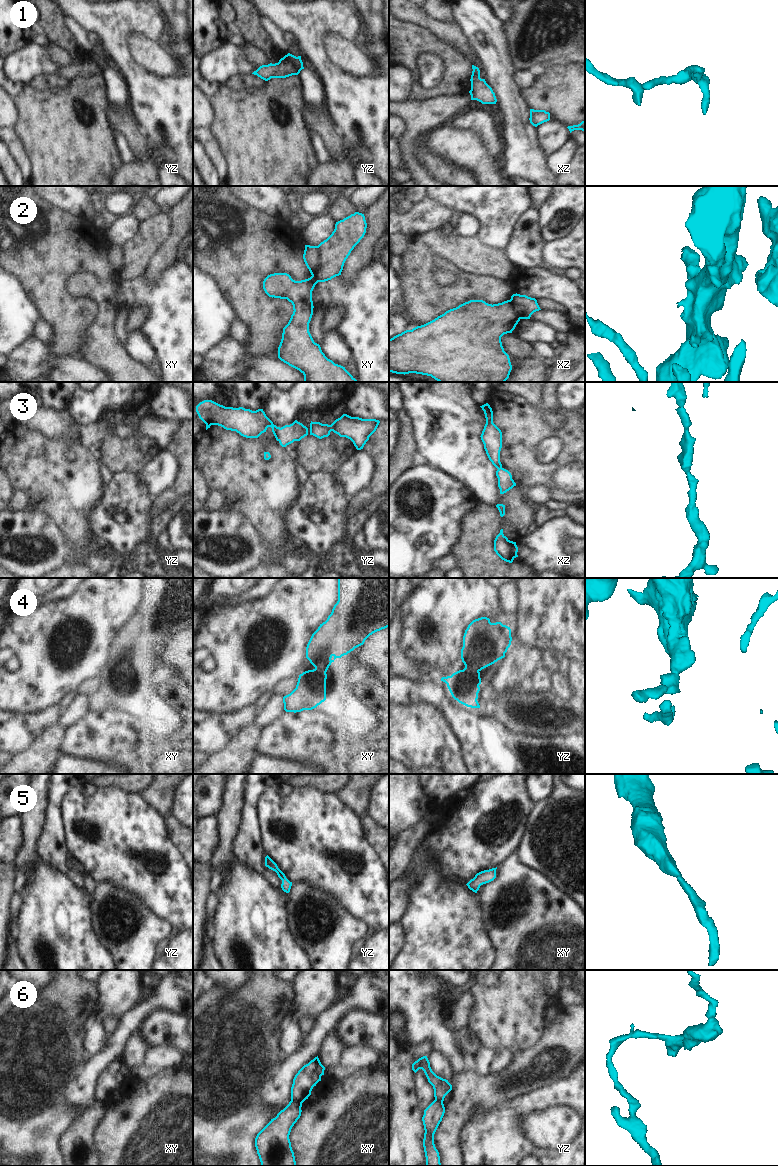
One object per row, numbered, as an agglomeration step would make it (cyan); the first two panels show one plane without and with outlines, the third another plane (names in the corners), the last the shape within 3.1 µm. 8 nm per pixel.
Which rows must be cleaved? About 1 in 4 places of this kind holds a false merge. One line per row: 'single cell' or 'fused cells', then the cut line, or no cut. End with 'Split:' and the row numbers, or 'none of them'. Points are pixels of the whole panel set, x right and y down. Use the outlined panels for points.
1: single cell | no cut
2: fused cells | xy (316, 246), (319, 252), (319, 264), (314, 277), (318, 281)
3: single cell | no cut
4: single cell | no cut
5: single cell | no cut
6: fused cells | xy (291, 1099), (302, 1102)
Split: 2, 6

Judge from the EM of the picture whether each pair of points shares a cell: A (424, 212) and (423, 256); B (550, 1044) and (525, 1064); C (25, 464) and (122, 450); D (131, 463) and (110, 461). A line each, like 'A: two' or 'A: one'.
A: two
B: one
C: two
D: one

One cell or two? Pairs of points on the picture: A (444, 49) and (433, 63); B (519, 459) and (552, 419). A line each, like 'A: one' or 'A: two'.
A: two
B: two

